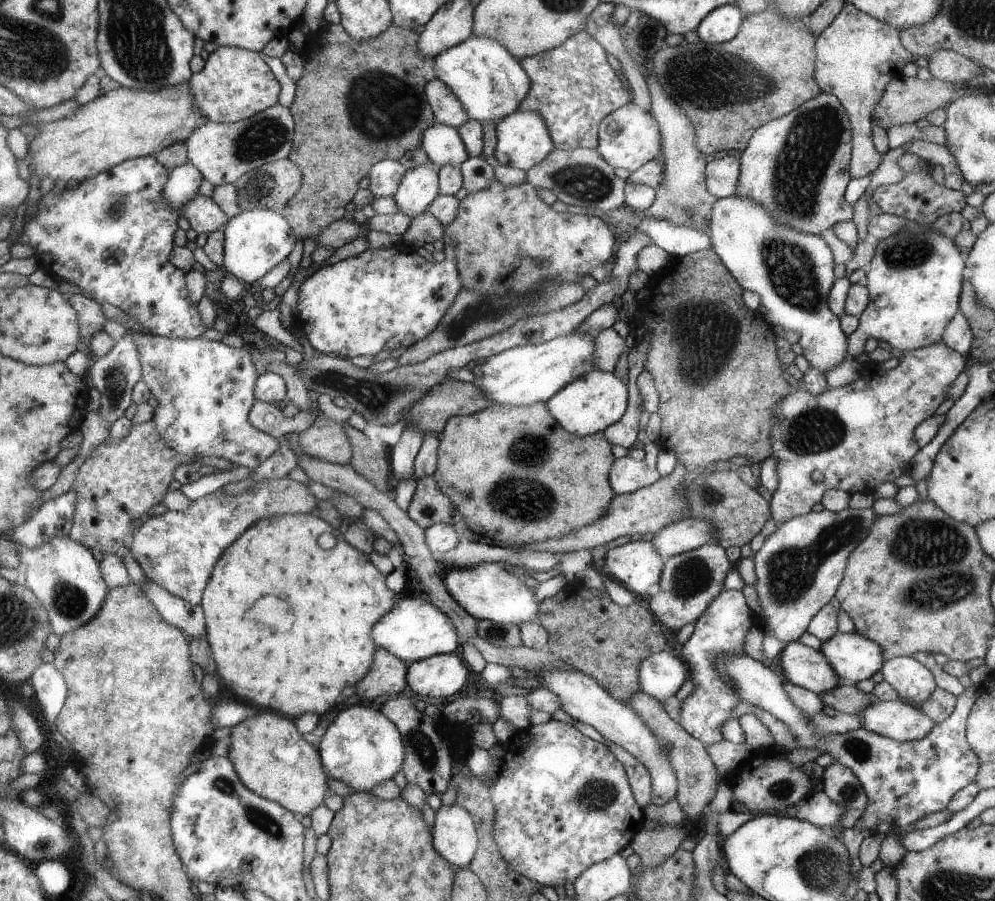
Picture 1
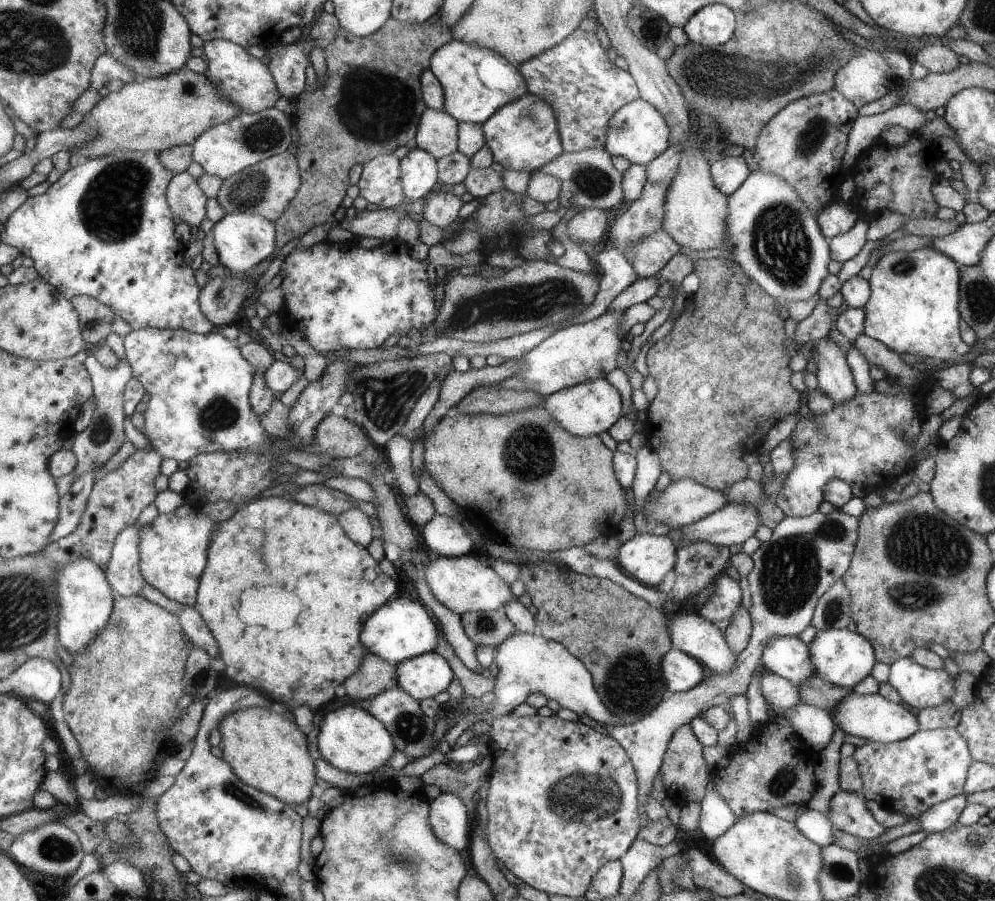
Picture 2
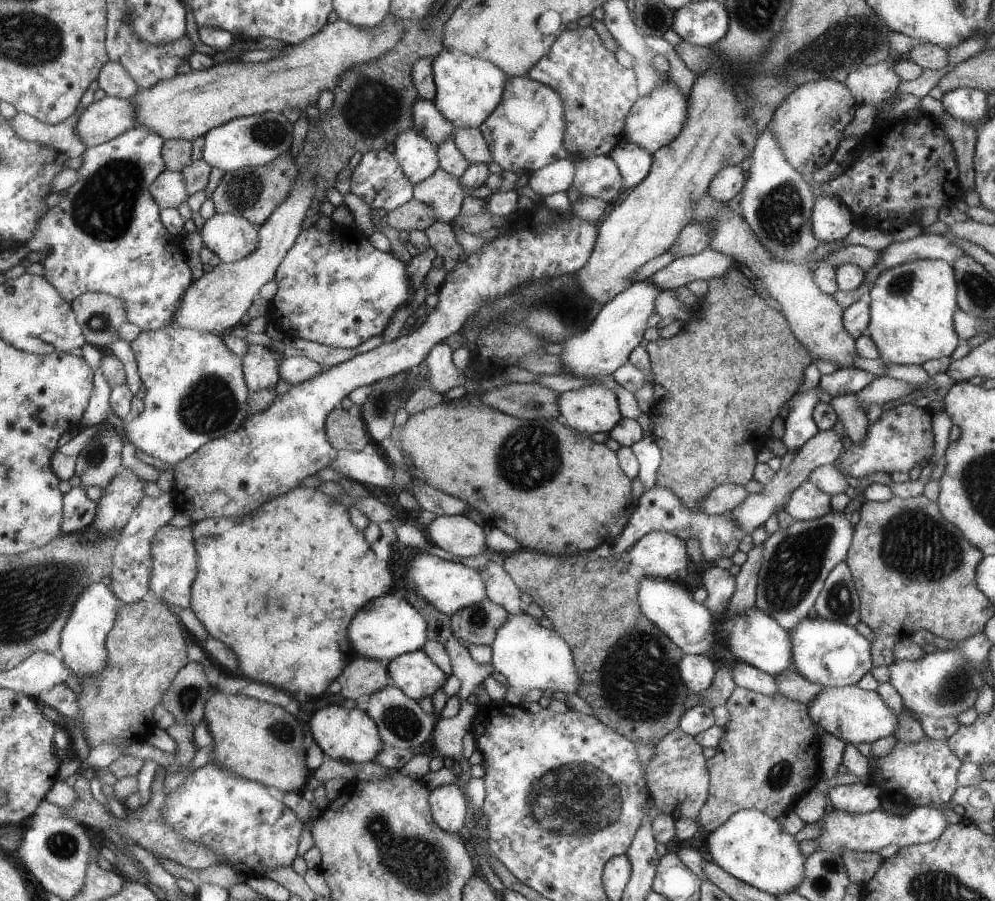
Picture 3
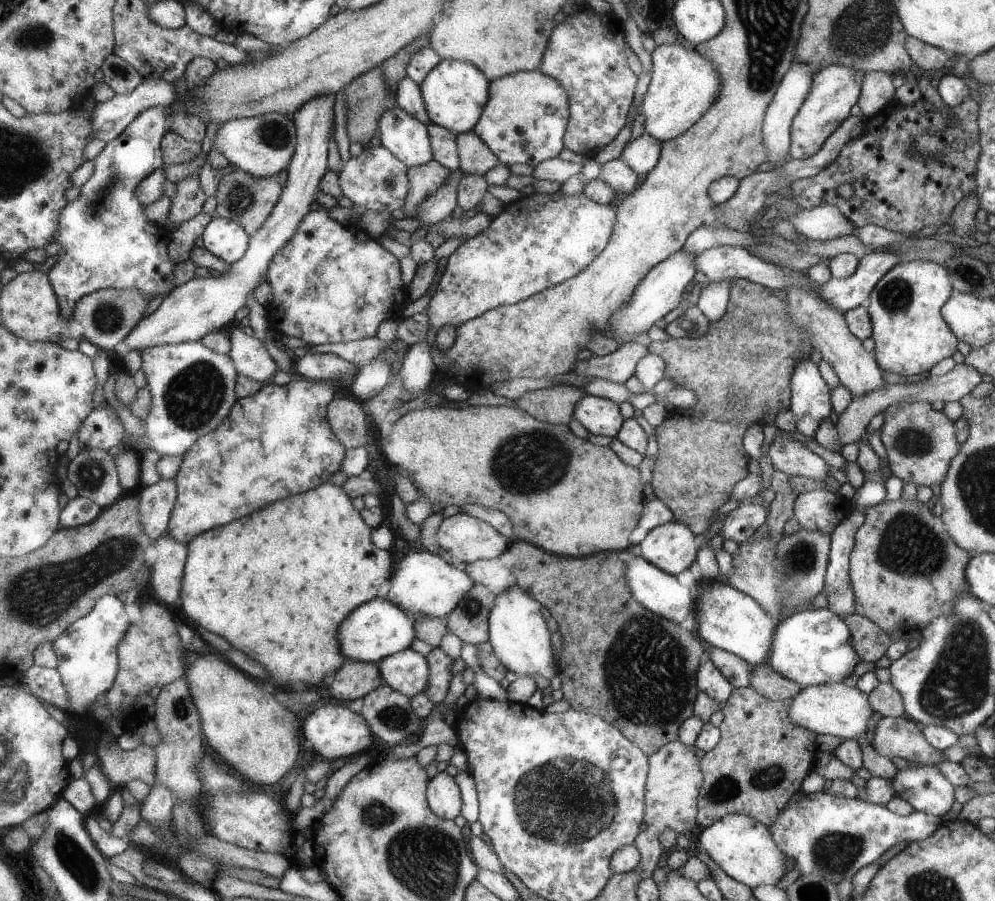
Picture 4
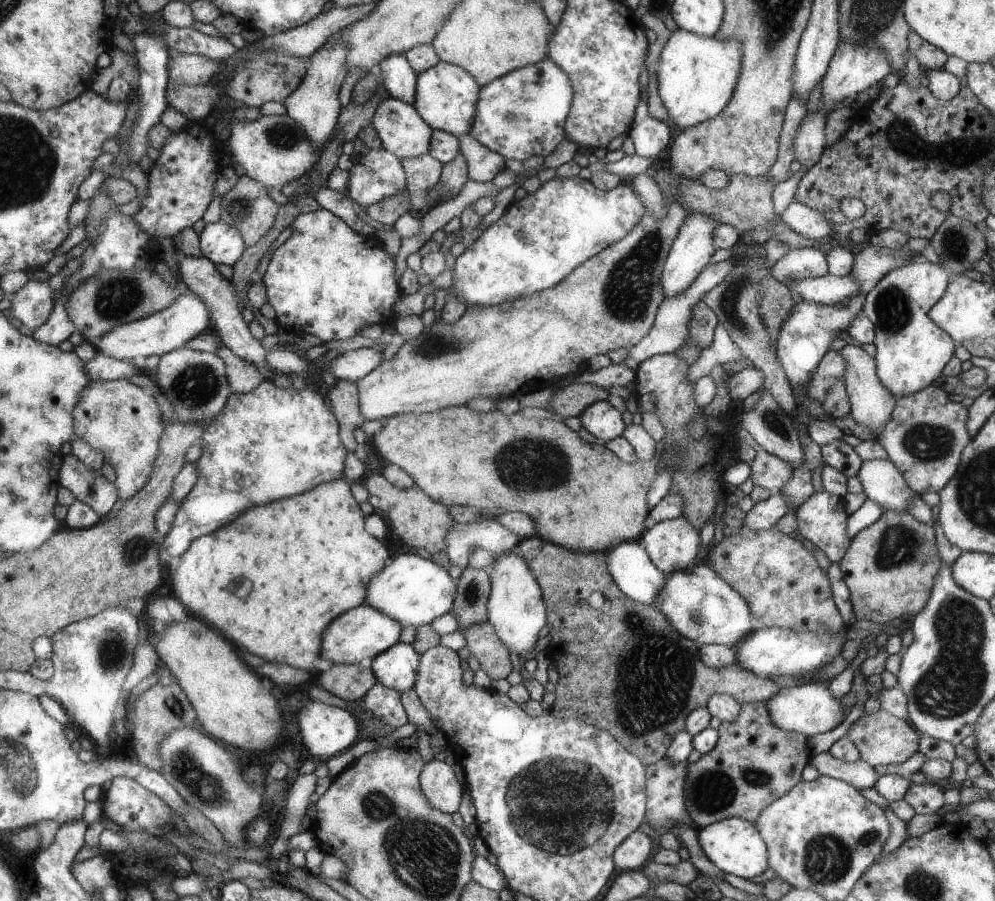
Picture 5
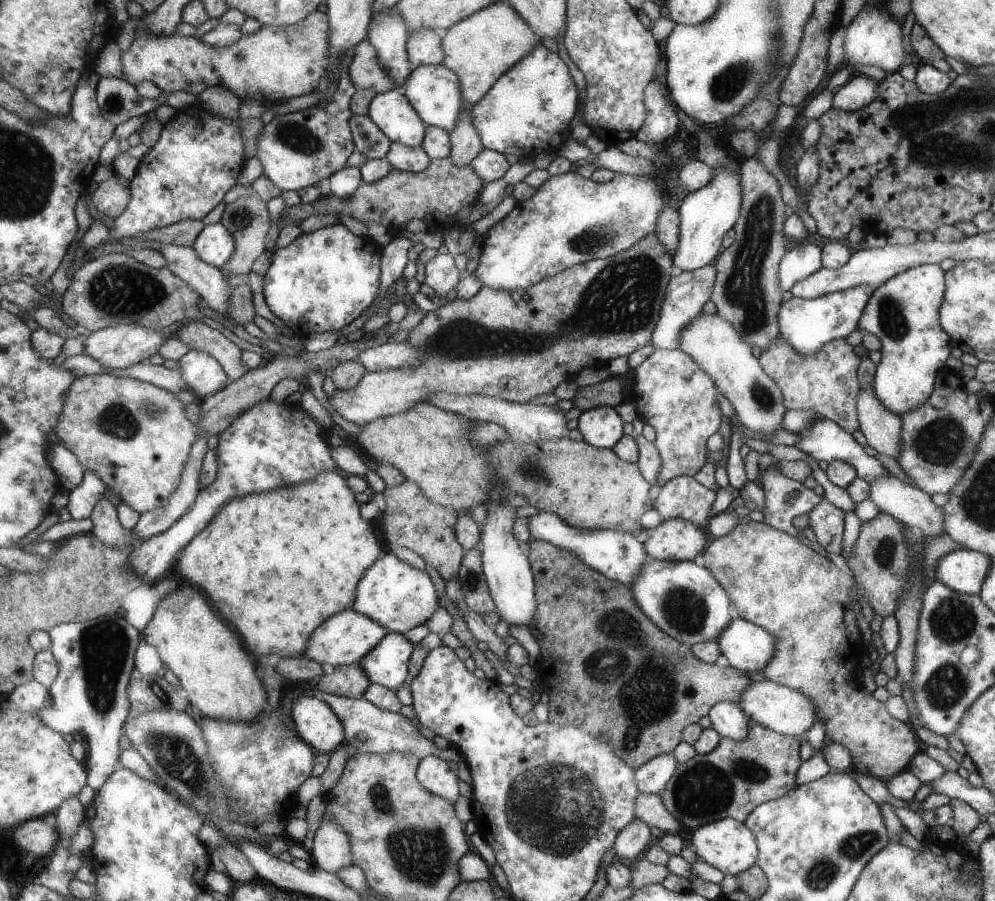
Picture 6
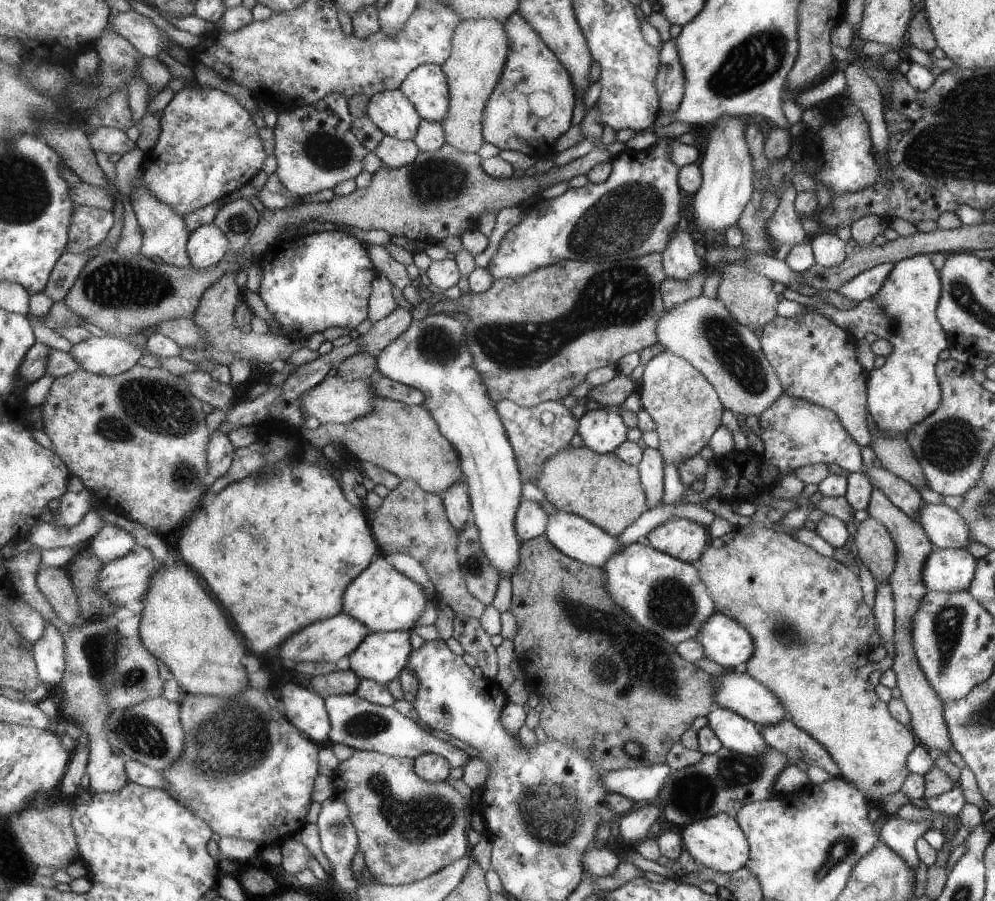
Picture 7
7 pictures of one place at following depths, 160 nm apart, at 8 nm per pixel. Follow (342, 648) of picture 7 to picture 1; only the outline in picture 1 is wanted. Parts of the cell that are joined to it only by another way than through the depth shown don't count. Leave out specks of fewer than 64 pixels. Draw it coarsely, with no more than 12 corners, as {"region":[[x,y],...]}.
{"region":[[403,595],[372,628],[410,664],[457,646],[435,604]]}

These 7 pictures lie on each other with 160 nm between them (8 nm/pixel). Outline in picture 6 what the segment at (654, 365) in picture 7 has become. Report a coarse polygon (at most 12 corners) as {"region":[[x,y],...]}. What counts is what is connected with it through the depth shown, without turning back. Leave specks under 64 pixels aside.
{"region":[[679,349],[635,367],[636,416],[656,432],[655,489],[693,476],[717,432],[715,385]]}

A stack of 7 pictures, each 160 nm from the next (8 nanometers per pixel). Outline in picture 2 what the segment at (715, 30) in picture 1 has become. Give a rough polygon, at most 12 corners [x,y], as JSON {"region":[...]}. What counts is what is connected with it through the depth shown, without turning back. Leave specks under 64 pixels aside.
{"region":[[714,2],[682,29],[689,41],[716,47],[732,37],[734,10]]}

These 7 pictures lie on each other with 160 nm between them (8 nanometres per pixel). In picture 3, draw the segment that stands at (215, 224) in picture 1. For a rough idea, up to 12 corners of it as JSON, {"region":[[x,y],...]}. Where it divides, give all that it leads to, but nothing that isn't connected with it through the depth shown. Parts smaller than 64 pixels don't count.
{"region":[[166,169],[152,186],[163,209],[191,196],[181,171]]}

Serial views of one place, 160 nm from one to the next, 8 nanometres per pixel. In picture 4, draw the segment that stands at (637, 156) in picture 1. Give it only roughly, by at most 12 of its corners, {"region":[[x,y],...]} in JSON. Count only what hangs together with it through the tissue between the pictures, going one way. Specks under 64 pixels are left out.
{"region":[[656,46],[637,112],[663,142],[695,125],[720,74],[694,46]]}

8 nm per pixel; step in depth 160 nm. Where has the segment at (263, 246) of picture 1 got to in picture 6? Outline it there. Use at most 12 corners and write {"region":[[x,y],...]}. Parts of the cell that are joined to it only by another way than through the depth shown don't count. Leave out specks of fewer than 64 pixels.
{"region":[[220,220],[207,225],[193,247],[221,269],[236,238]]}

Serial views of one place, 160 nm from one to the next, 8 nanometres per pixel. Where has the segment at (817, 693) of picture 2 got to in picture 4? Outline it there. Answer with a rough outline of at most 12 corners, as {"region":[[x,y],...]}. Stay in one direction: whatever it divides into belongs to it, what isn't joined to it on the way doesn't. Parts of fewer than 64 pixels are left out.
{"region":[[767,663],[748,664],[747,687],[788,702],[803,688]]}

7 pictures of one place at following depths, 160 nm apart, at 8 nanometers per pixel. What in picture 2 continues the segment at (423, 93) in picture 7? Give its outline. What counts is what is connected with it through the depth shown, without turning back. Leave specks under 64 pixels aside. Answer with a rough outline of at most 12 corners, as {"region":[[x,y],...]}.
{"region":[[447,40],[431,70],[445,112],[483,124],[527,92],[519,68]]}

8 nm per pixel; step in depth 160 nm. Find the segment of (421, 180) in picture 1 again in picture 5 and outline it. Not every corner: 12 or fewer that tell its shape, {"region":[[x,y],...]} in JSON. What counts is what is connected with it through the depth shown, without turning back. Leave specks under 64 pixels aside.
{"region":[[395,97],[372,124],[400,159],[430,152],[434,128],[415,105]]}

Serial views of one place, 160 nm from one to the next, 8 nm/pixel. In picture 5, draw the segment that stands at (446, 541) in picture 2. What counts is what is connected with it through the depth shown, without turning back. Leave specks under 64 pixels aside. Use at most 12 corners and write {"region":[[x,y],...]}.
{"region":[[495,520],[449,529],[447,558],[463,570],[468,554],[495,558],[521,539]]}

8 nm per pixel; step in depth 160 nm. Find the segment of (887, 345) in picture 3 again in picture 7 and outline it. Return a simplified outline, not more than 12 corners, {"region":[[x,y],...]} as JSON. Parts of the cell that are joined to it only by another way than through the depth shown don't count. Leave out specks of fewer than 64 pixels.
{"region":[[930,255],[897,261],[849,311],[786,287],[855,338],[891,345],[868,374],[874,428],[906,438],[943,396]]}

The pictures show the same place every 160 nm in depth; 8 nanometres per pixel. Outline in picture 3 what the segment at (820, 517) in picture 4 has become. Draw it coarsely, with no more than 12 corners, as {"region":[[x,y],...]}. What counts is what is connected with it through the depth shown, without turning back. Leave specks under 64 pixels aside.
{"region":[[809,480],[783,506],[794,521],[830,512],[831,498]]}

